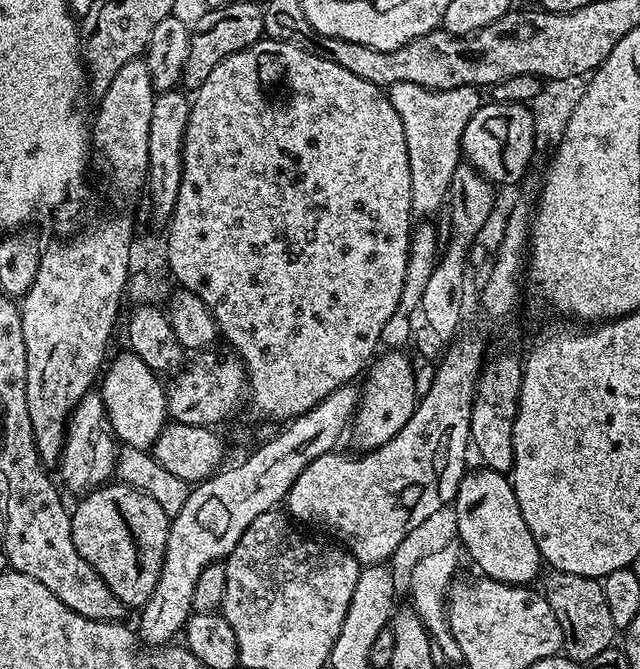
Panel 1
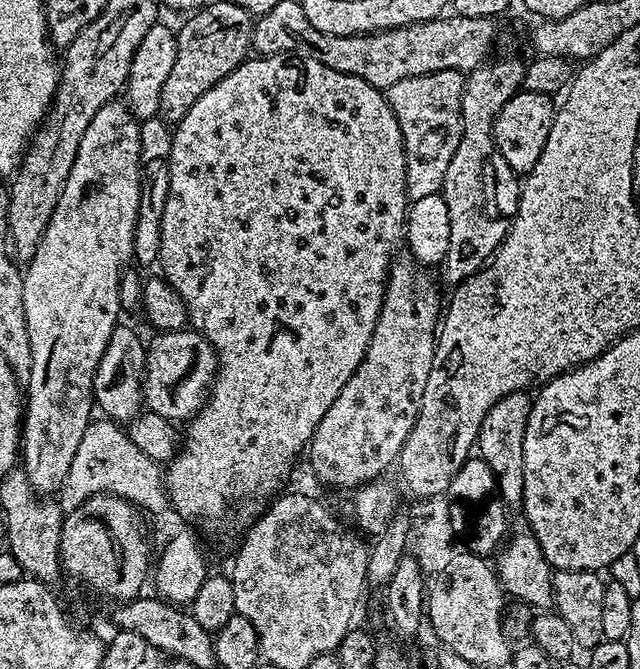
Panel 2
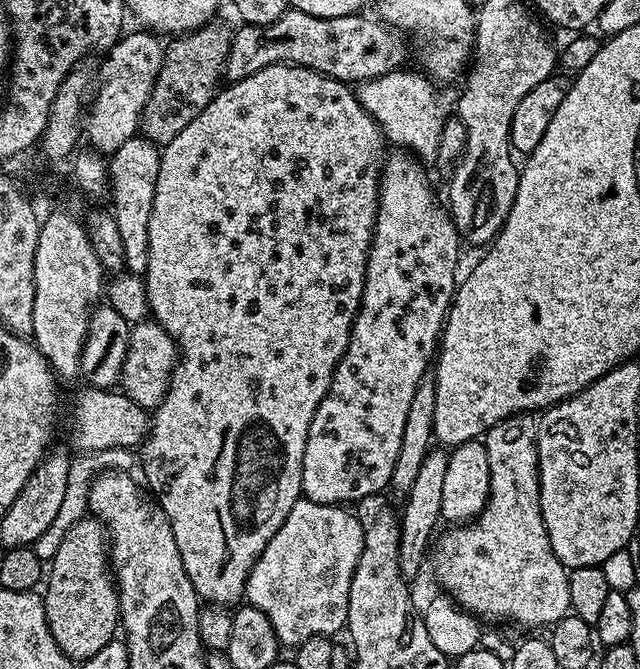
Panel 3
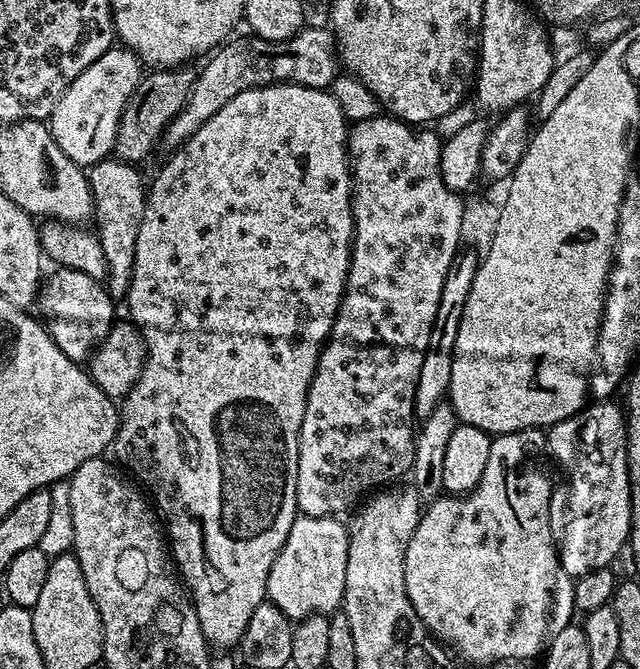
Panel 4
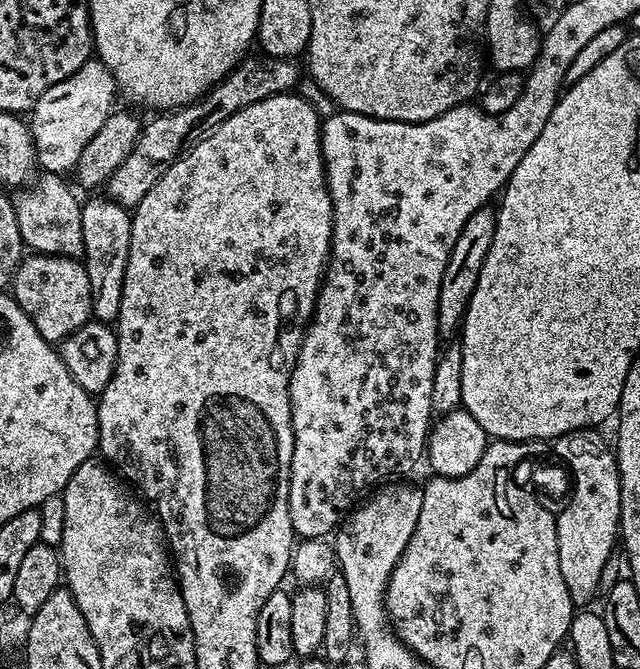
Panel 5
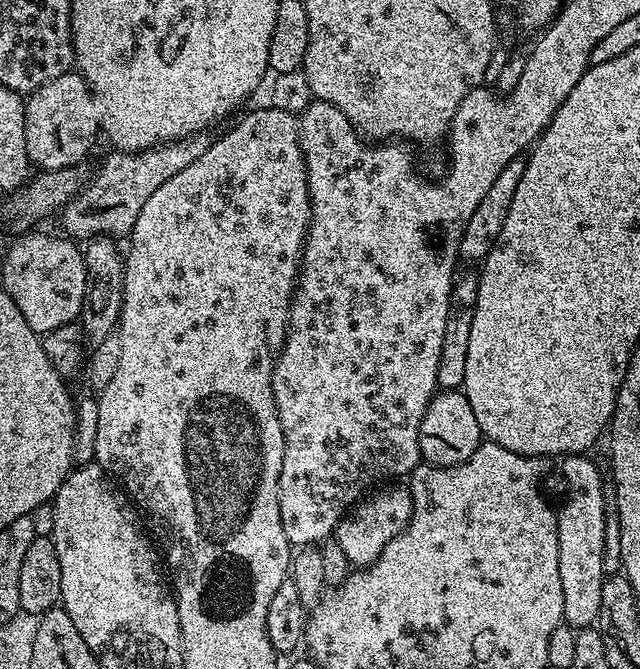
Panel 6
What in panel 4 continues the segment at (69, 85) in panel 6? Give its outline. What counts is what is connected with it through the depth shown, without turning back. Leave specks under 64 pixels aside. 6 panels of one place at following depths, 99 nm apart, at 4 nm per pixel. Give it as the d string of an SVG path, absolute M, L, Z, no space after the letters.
M113 46L102 54L51 105L50 129L63 154L81 166L91 166L111 157L116 145L118 122L126 102L140 84L142 65L129 48Z

